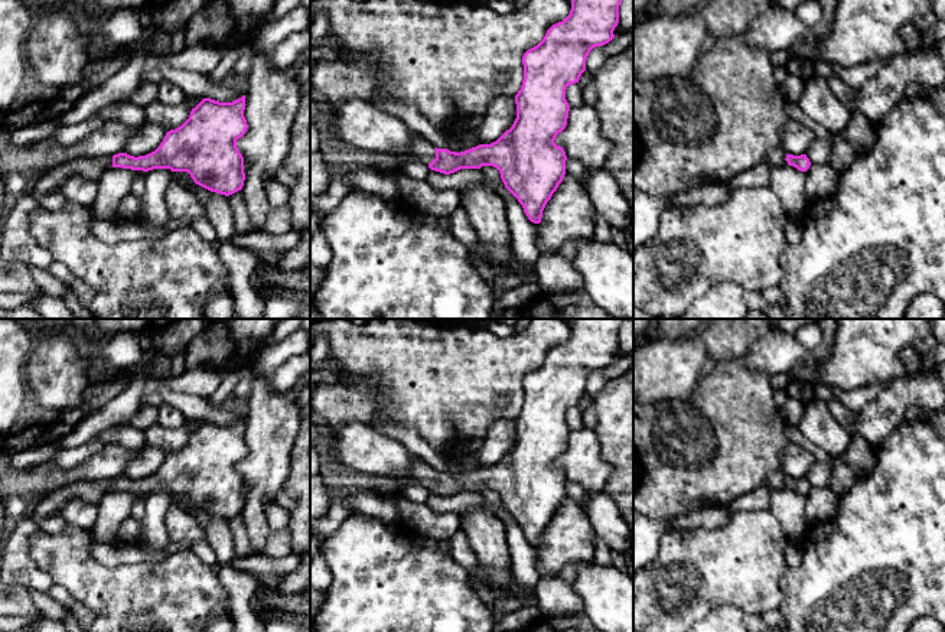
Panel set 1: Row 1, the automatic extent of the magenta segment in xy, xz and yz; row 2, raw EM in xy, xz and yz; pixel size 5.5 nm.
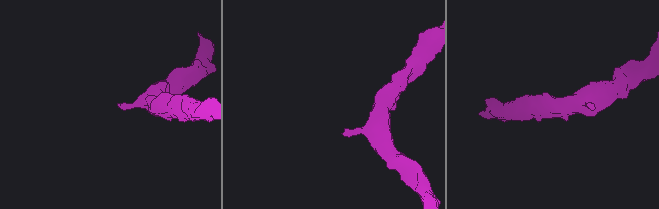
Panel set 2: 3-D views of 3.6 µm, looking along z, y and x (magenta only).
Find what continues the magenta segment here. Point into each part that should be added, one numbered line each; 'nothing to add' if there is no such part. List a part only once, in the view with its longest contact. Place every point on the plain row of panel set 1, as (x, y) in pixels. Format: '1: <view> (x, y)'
1: xz (423, 475)

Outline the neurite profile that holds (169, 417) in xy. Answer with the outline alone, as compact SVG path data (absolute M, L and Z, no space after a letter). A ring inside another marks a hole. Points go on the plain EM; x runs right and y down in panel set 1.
M162 403L157 407L157 424L164 429L179 429L186 426L188 420L179 410Z

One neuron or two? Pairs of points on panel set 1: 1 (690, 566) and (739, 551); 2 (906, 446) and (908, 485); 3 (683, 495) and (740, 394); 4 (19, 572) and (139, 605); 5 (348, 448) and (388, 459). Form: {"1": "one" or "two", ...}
{"1": "one", "2": "one", "3": "one", "4": "two", "5": "one"}

